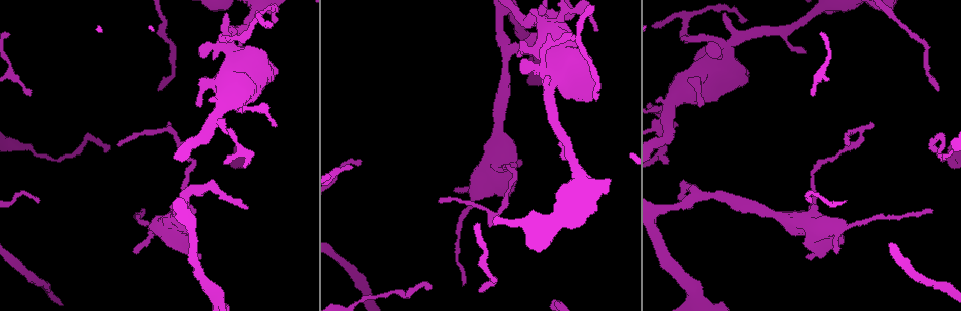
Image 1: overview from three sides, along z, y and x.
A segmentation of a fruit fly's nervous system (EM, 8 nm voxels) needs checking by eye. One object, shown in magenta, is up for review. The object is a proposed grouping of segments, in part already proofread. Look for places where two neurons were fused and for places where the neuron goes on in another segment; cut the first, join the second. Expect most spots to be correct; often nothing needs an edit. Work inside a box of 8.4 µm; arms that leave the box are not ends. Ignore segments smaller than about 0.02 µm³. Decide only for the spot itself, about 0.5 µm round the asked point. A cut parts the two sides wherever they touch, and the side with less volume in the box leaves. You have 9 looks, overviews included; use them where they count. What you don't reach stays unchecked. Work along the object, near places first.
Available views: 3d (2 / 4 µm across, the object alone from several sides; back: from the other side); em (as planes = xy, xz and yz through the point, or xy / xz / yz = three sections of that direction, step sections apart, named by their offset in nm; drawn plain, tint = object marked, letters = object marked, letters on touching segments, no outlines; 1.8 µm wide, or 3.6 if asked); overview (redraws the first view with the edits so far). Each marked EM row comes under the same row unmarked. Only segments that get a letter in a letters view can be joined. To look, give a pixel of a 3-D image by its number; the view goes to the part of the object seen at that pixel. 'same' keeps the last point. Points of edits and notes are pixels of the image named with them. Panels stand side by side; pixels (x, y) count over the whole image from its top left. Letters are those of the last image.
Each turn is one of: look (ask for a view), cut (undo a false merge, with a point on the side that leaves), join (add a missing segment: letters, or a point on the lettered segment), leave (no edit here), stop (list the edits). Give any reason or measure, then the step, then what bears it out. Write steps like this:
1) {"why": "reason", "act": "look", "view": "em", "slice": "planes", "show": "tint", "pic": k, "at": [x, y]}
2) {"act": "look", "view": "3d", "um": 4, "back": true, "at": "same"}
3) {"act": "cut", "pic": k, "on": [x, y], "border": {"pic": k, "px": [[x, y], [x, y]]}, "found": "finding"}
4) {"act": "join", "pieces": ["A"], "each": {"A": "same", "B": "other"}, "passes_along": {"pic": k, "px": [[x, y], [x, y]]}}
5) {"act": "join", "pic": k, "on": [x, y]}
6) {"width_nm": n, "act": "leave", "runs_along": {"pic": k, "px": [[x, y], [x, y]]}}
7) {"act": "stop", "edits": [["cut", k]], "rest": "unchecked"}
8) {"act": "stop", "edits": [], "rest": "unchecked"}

{"act": "look", "view": "em", "um": 3.6, "slice": "planes", "show": "tint", "pic": 1, "at": [503, 168]}

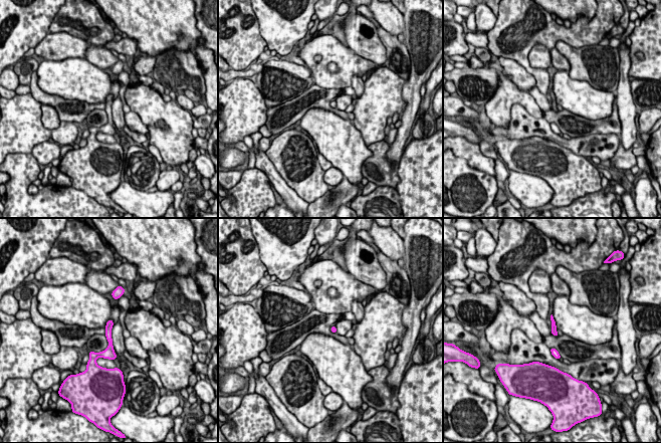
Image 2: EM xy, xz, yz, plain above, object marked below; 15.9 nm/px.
{"act": "look", "view": "em", "um": 3.6, "slice": "planes", "show": "letters", "at": "same"}

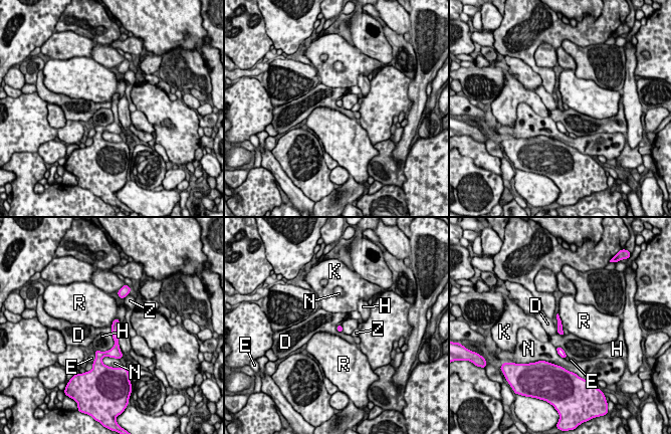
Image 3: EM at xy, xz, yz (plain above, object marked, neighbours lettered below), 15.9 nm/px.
{"act": "leave", "each": {"D": "other", "E": "other", "H": "other", "K": "other", "N": "other", "R": "other", "Z": "other"}, "runs_along": {"pic": 3, "px": [[116, 321], [116, 347], [98, 355]]}, "found": "all the same neuron"}

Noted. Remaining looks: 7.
{"why": "free end", "act": "look", "view": "3d", "um": 2, "pic": 1, "at": [245, 208]}

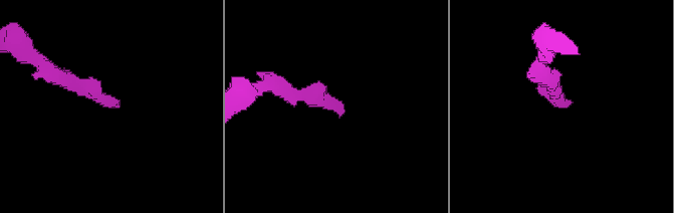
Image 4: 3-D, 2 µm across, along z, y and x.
{"why": "need the tissue", "act": "look", "view": "em", "slice": "xy", "step": 16, "show": "tint", "pic": 4, "at": [341, 111]}

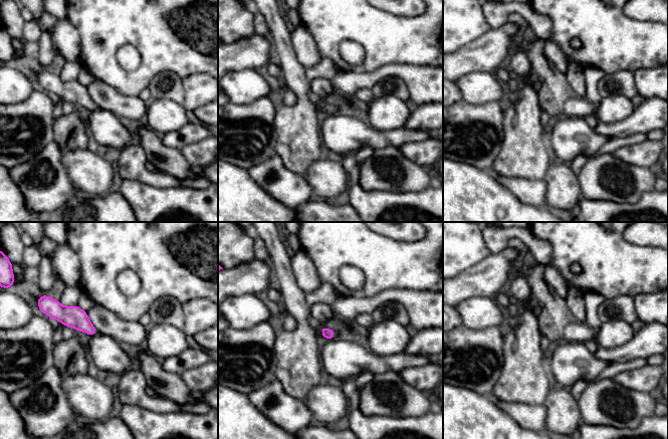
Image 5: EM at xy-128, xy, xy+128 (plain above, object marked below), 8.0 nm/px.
{"act": "look", "view": "em", "slice": "xy", "step": 16, "show": "letters", "at": "same"}

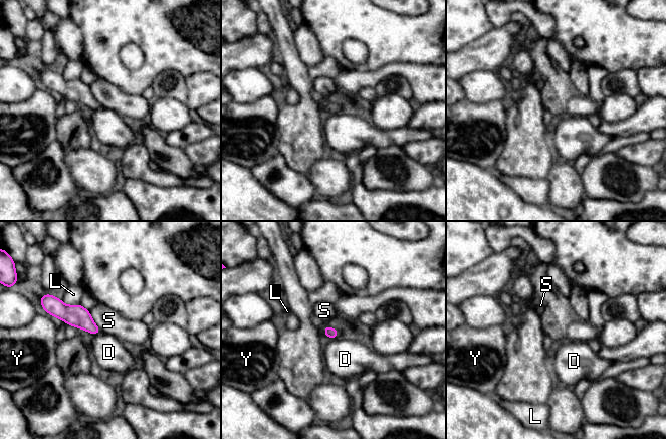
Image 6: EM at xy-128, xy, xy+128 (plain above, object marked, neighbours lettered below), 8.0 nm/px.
{"act": "leave", "each": {"D": "other", "L": "other", "S": "other", "Y": "other"}, "border": {"pic": 6, "px": [[102, 332], [92, 335]]}, "found": "none of them fits"}

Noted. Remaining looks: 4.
{"why": "branch stops here", "act": "look", "view": "em", "slice": "planes", "show": "letters", "pic": 1, "at": [519, 54]}

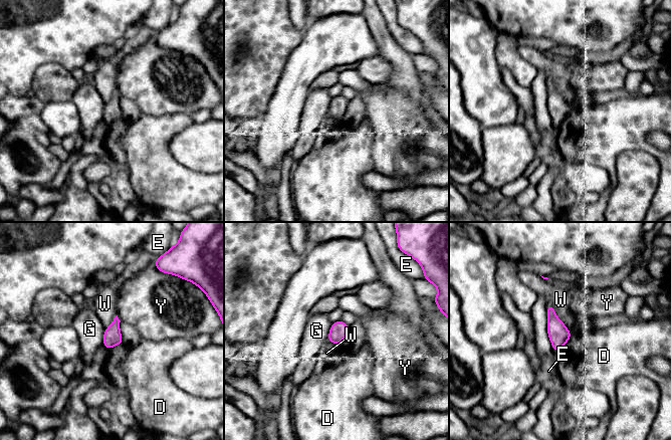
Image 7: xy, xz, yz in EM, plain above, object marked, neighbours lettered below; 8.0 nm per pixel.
{"width_nm": 140, "act": "leave", "each": {"D": "other", "E": "other", "G": "other", "W": "other", "Y": "other"}, "border": {"pic": 7, "px": [[548, 302], [572, 335]]}, "found": "none of them fits"}

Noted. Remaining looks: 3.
{"why": "stops while still wide", "act": "look", "view": "em", "um": 3.6, "slice": "planes", "show": "letters", "pic": 1, "at": [749, 75]}

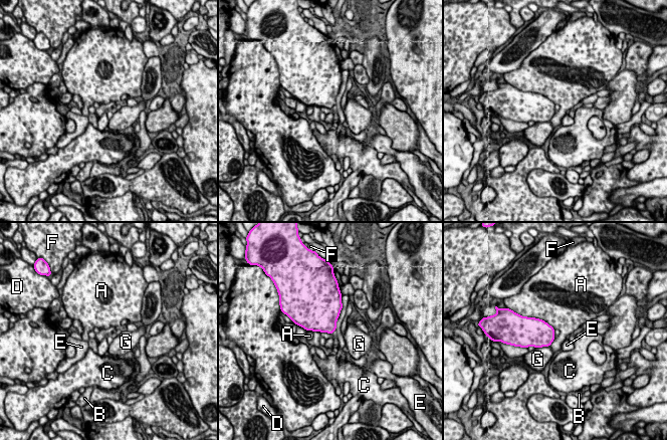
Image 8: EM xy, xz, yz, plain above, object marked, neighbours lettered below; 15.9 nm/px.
{"act": "leave", "each": {"A": "other", "B": "other", "C": "other", "D": "other", "E": "other", "F": "other", "G": "other"}, "border": {"pic": 8, "px": [[526, 315], [541, 318], [554, 328]]}, "found": "none of them fits"}

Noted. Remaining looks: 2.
{"act": "stop", "edits": [], "rest": "unchecked"}

